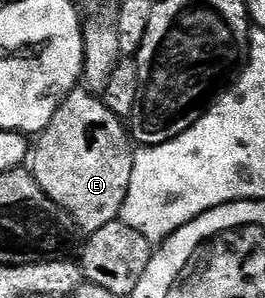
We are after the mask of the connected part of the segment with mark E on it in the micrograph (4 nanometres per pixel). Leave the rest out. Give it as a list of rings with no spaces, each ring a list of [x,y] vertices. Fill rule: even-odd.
[[[79,87],[66,96],[56,115],[52,115],[52,123],[33,142],[32,172],[59,210],[70,213],[80,228],[92,234],[119,220],[132,177],[130,145],[132,138],[123,118],[117,117],[101,96]]]

